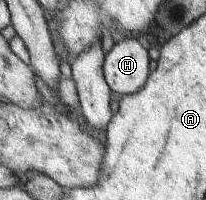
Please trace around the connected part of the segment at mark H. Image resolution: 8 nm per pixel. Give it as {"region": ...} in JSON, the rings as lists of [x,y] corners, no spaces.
{"region":[[[137,38],[115,41],[104,60],[104,75],[112,90],[121,96],[139,92],[152,75],[149,49]]]}

